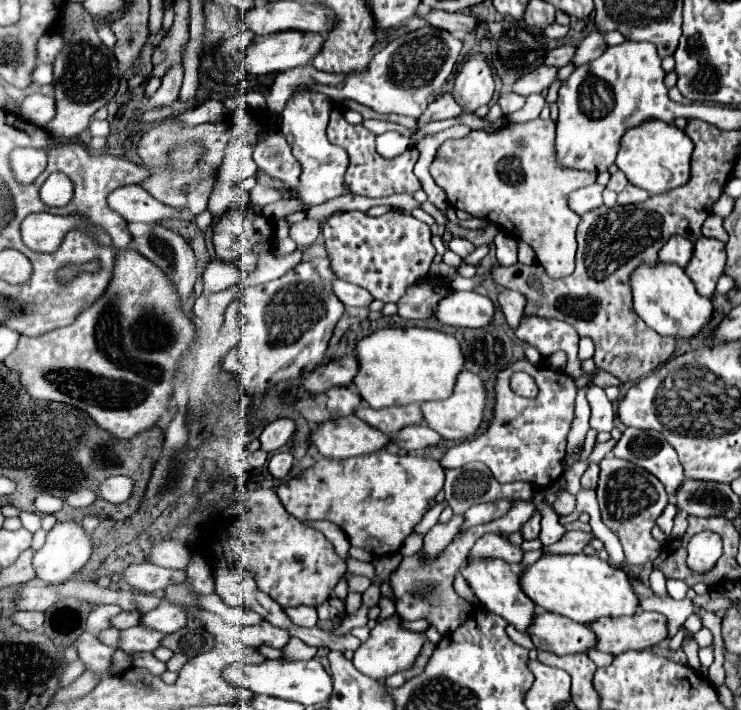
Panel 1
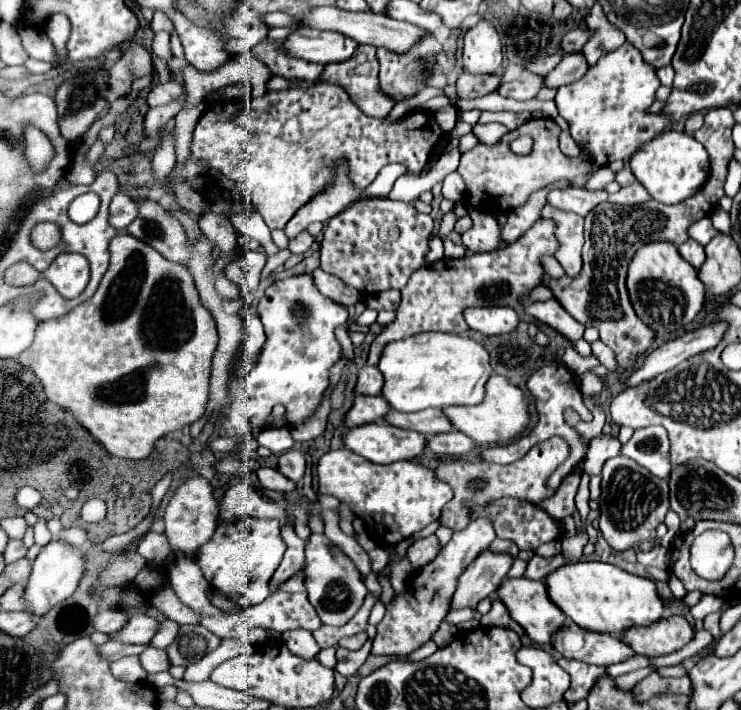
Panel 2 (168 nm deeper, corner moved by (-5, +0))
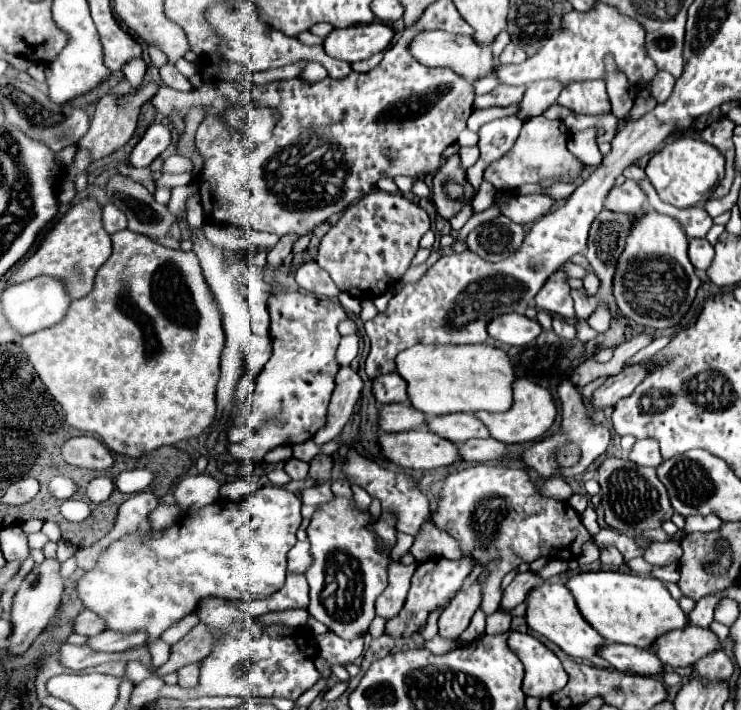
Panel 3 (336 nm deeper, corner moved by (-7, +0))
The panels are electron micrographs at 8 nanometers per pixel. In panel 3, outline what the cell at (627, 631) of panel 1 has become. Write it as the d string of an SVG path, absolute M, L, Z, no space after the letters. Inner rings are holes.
M695 625L669 631L651 645L663 665L669 665L673 669L695 665L701 657L713 653L719 647L719 639L715 637L715 633L711 633L711 629Z

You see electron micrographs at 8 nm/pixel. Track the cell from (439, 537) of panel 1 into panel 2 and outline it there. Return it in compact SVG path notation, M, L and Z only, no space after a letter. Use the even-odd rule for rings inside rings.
M435 535L425 537L415 541L413 545L409 545L407 549L407 559L413 563L415 569L423 569L429 561L433 561L439 553L439 541Z

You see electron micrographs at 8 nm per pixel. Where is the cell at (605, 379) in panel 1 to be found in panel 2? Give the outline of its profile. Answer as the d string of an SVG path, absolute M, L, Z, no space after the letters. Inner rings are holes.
M597 339L597 341L591 343L591 351L593 351L593 355L599 357L599 361L601 361L609 371L615 371L615 369L617 369L617 363L615 363L615 355L613 355L613 351L611 351L607 345L603 345L601 339Z

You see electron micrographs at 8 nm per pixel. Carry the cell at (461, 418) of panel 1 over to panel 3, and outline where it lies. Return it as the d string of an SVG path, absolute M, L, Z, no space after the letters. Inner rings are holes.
M517 379L513 381L513 405L505 413L473 413L487 429L493 439L501 443L525 443L539 439L555 421L557 407L555 399L549 393L549 389L529 381L529 379Z

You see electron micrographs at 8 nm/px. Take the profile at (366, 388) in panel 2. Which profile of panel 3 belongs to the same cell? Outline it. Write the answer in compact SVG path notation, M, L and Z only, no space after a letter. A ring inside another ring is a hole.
M387 373L373 379L373 395L377 403L403 403L407 401L405 381L397 373Z

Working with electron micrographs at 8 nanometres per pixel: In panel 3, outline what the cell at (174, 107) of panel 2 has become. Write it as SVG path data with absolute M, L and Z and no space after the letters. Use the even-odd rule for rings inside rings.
M155 121L153 125L149 125L149 129L141 137L141 141L131 151L129 163L133 167L149 167L151 161L169 147L169 143L171 143L169 127L161 125L159 121Z

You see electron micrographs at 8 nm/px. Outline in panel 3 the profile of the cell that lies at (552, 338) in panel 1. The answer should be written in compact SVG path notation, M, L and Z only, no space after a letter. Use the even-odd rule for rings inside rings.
M559 269L559 273L555 273L555 277L551 277L551 281L547 281L547 285L543 285L543 289L537 293L535 307L553 315L561 315L567 321L577 319L573 301L569 297L569 287L565 285L563 269Z

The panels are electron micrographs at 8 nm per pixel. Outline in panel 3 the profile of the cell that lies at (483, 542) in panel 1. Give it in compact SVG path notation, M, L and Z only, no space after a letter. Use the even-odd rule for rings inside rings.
M477 579L471 585L463 587L443 609L439 617L439 635L457 639L467 629L481 601L483 601L483 581Z

